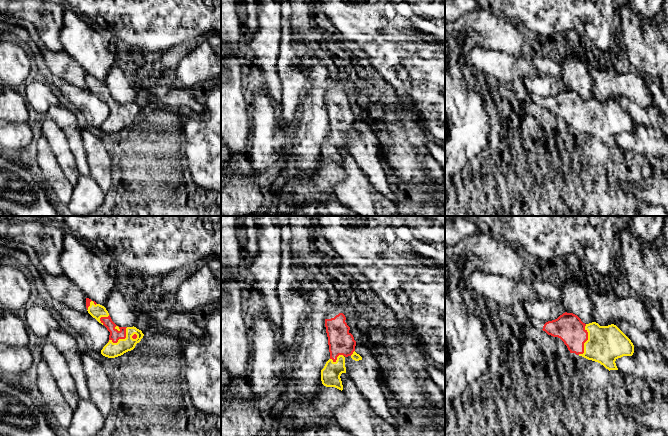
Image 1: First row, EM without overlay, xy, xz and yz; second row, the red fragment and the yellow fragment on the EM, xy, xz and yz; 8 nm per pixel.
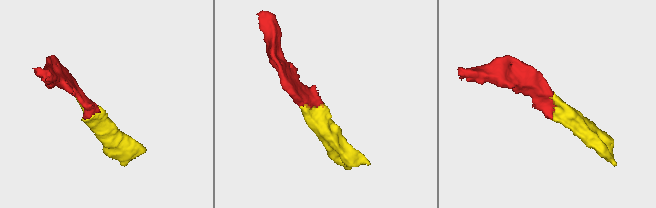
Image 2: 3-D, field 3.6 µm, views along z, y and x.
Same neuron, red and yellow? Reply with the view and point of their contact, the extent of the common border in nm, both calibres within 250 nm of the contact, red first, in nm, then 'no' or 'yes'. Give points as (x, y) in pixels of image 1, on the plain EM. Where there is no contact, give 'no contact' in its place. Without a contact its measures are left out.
yz (586, 116) | 260 nm | 220/300 nm | yes

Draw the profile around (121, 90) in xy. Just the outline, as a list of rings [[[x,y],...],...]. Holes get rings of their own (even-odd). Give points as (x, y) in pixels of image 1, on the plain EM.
[[[115,64],[110,68],[105,84],[119,103],[133,103],[141,94],[127,81],[122,67]]]

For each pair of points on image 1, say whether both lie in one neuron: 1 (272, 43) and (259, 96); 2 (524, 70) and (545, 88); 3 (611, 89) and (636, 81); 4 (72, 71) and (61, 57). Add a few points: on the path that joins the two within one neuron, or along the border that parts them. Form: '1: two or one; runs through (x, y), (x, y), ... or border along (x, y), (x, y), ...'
1: two; border along (266, 89), (274, 103)
2: two; border along (536, 74), (521, 78), (518, 84)
3: one; runs through (617, 85), (630, 85)
4: one; runs through (69, 68), (61, 60)

